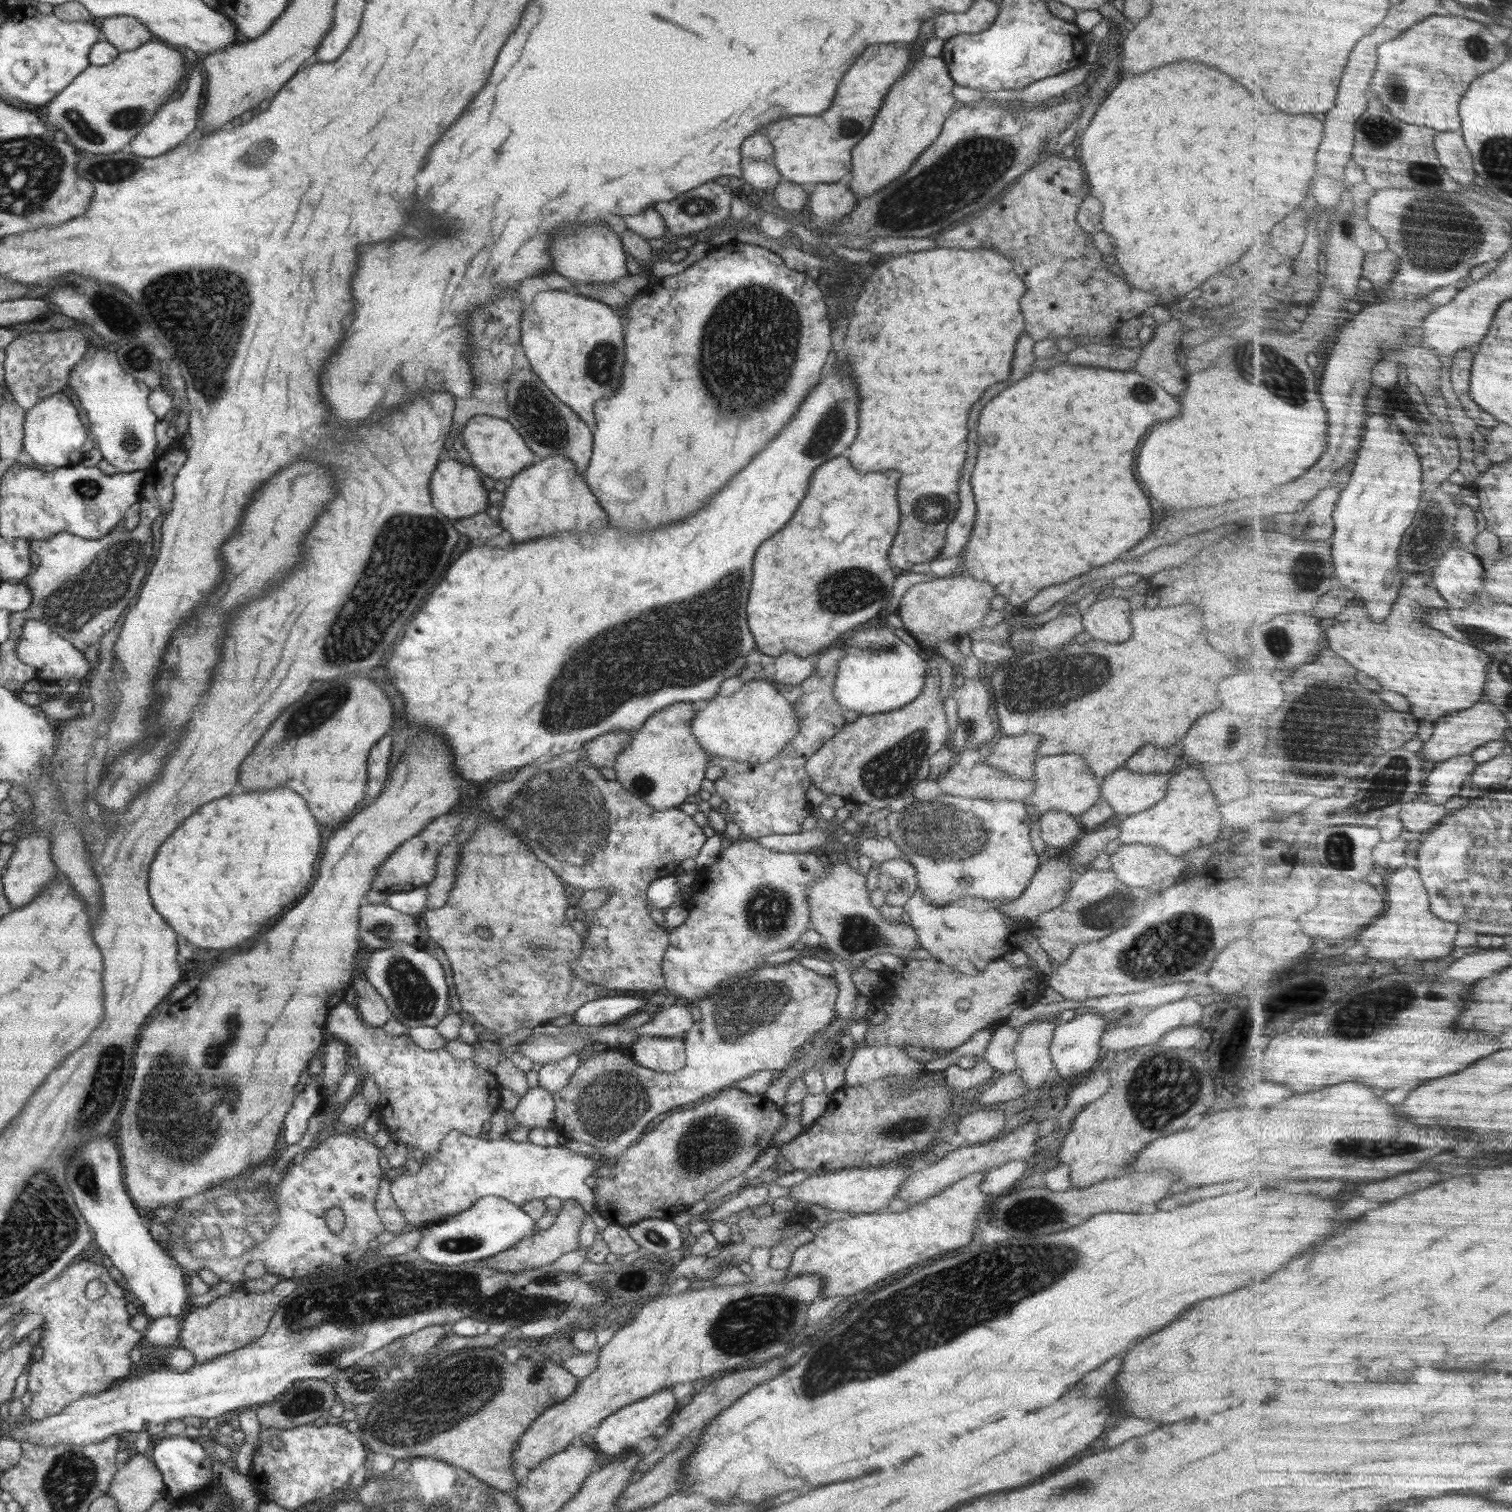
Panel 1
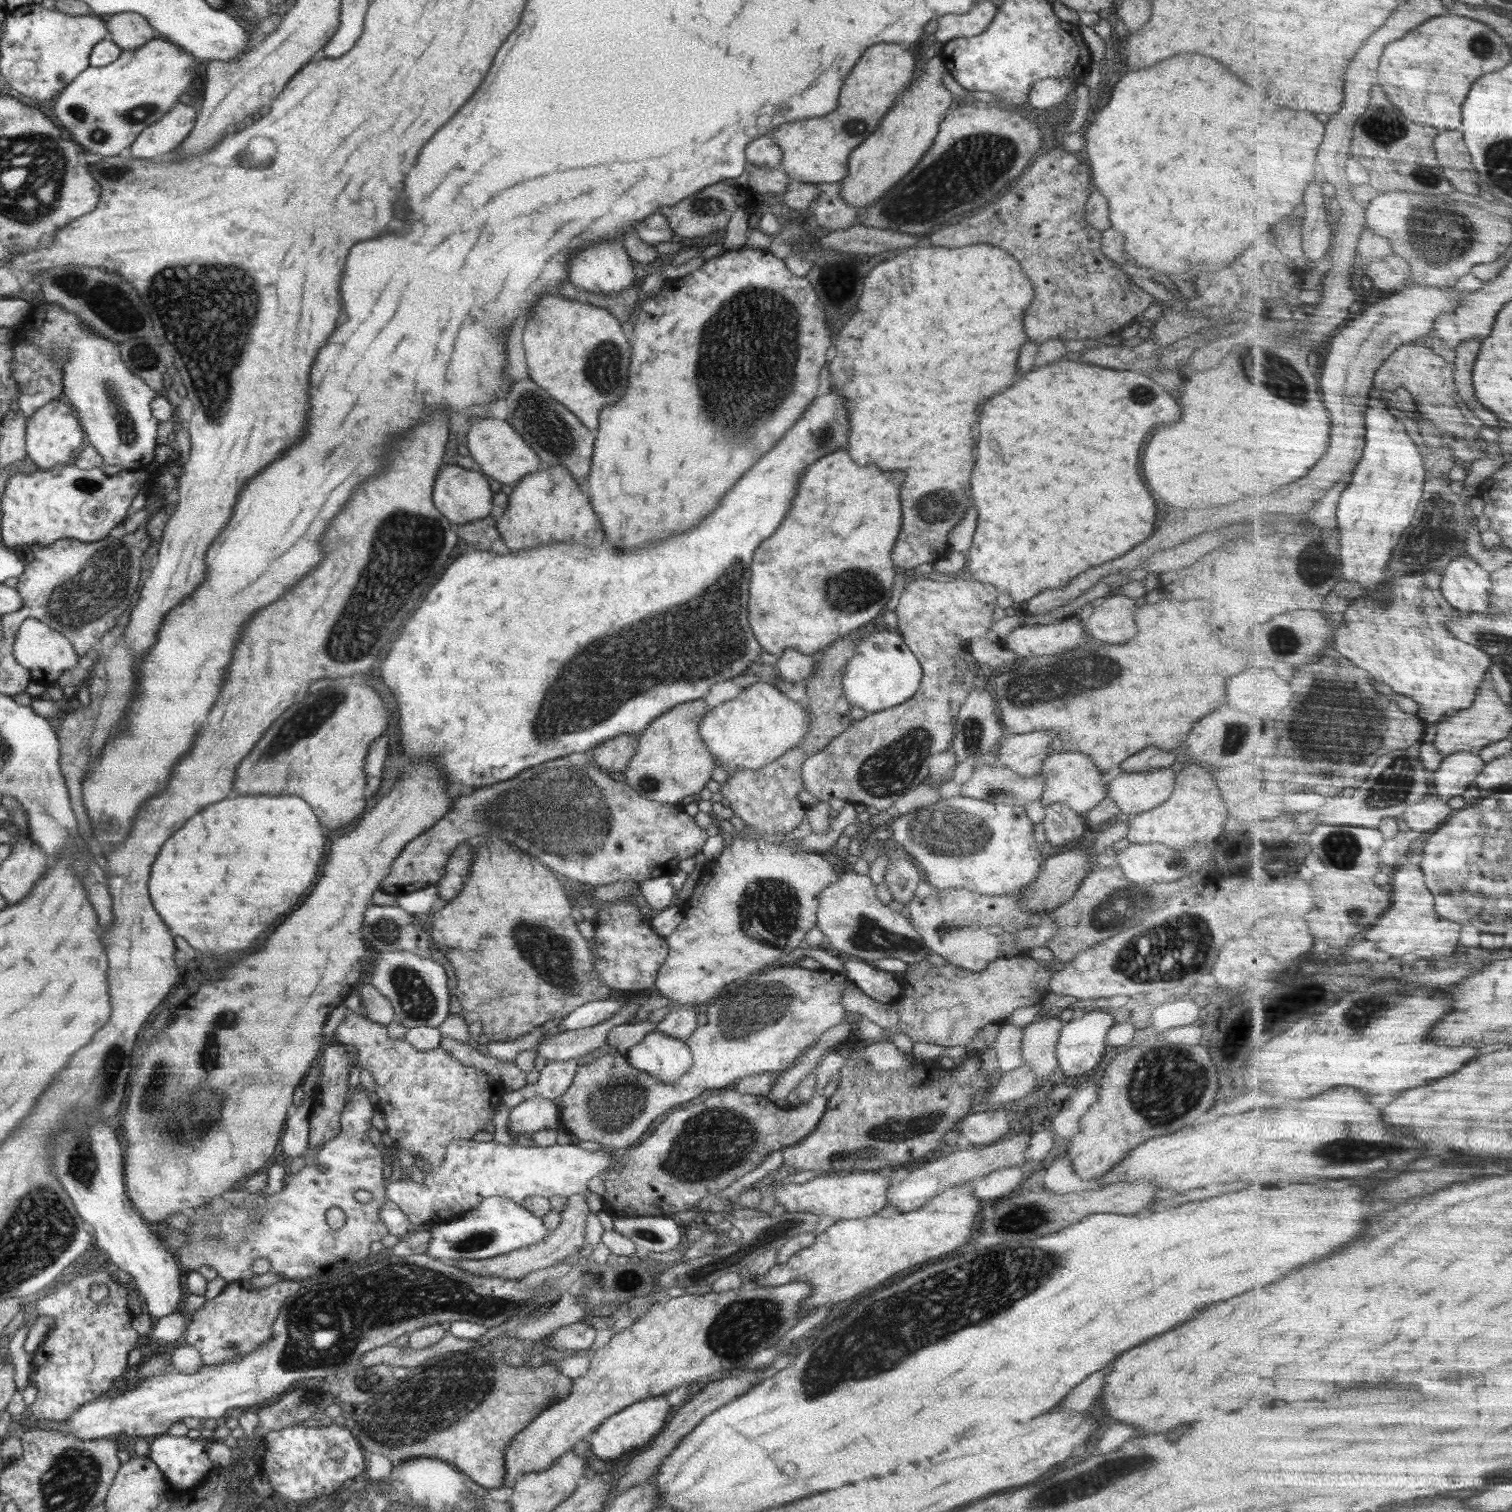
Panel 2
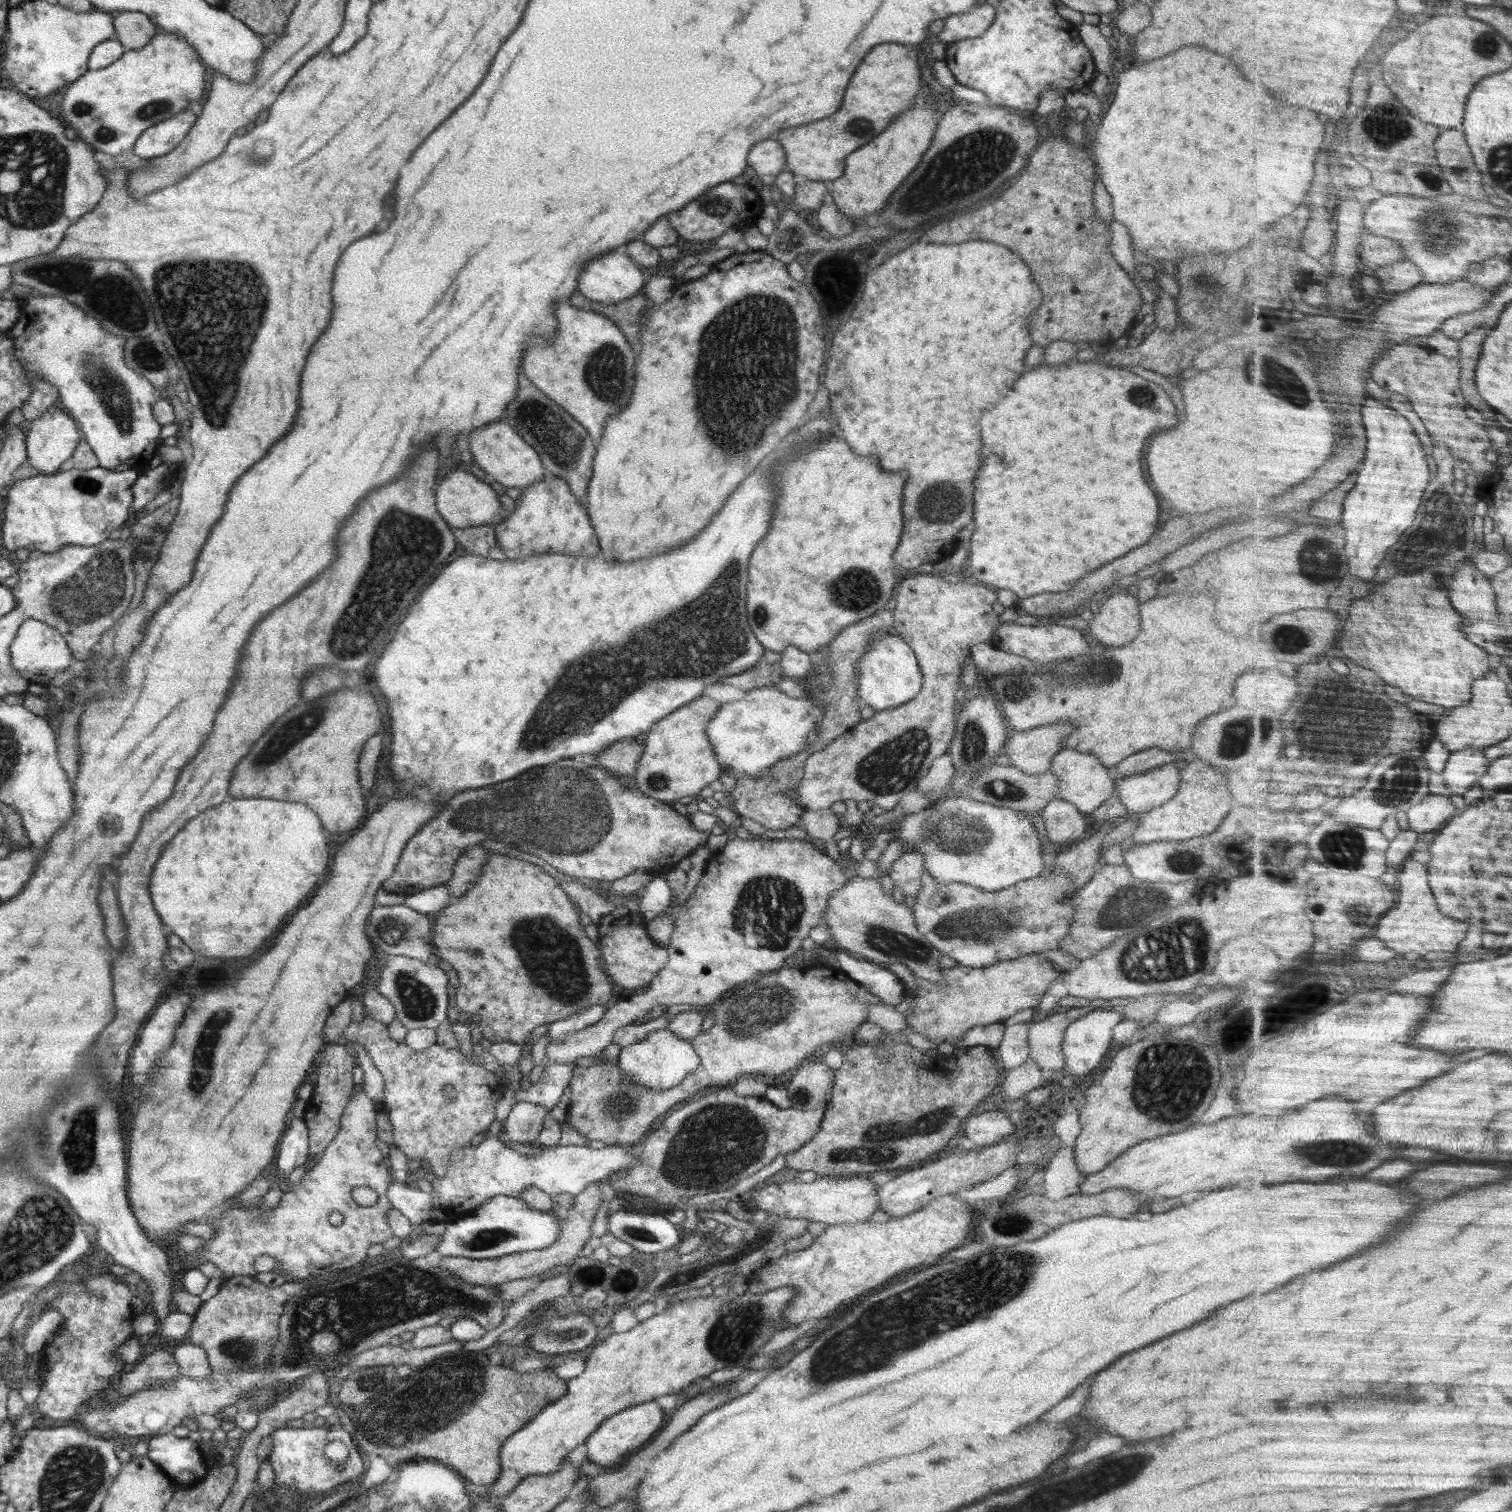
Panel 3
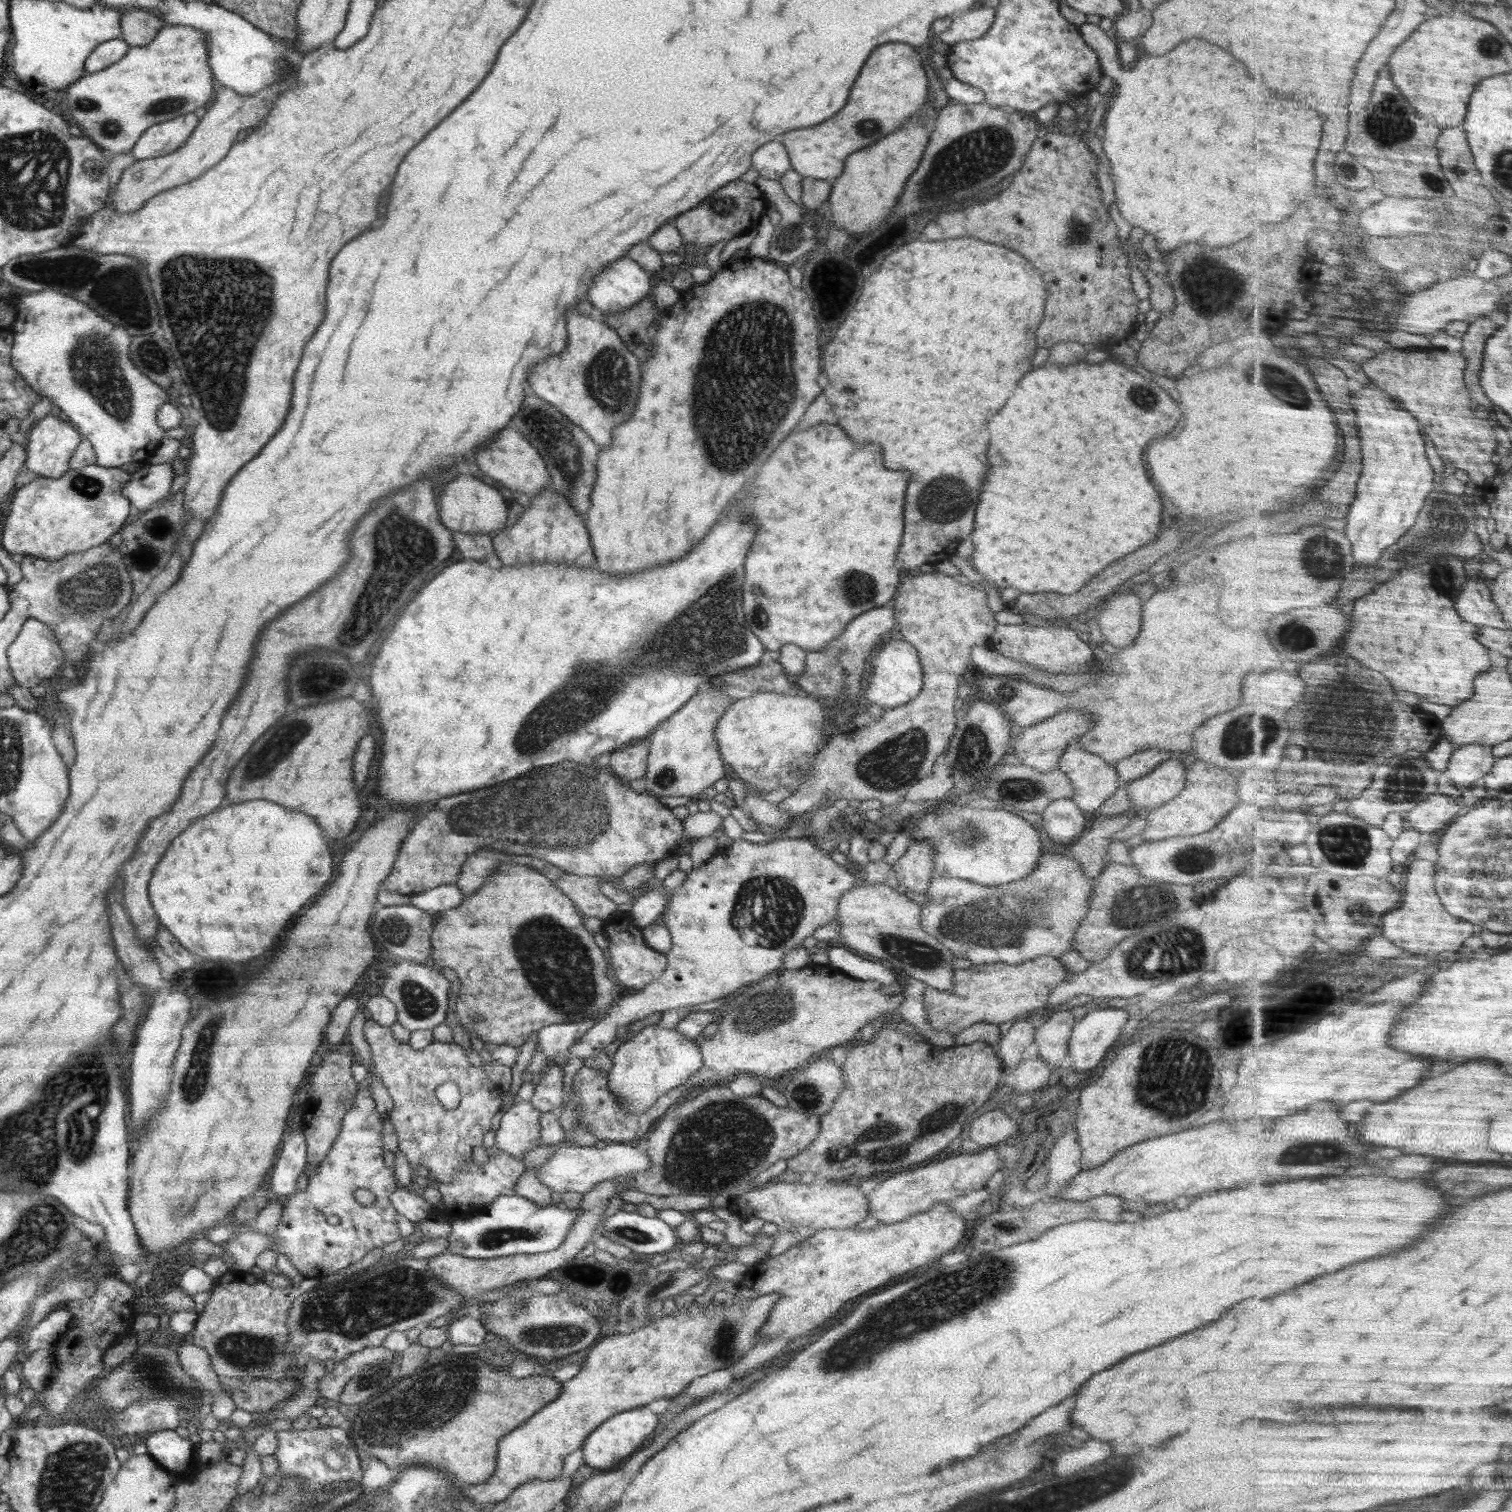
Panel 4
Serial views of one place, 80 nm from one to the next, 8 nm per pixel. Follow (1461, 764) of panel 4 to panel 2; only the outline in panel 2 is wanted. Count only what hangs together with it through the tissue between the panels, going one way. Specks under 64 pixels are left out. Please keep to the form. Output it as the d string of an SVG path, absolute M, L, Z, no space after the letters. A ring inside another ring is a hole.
M1462 751L1451 754L1444 759L1440 770L1437 770L1432 785L1436 787L1437 794L1445 801L1452 800L1454 796L1462 796L1484 772L1487 762L1479 753Z

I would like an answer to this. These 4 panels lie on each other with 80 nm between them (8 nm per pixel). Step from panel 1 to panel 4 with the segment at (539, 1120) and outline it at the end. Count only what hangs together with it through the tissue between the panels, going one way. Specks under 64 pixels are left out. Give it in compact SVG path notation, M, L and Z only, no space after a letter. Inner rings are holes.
M518 1100L501 1116L501 1123L495 1132L495 1148L511 1154L514 1158L524 1160L524 1152L544 1145L541 1139L541 1111L534 1108L530 1101Z

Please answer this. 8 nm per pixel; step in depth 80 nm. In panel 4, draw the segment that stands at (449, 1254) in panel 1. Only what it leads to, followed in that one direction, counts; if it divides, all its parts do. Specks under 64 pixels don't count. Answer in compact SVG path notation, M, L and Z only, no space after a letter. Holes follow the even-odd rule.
M518 1194L500 1195L473 1213L452 1220L447 1252L477 1259L550 1252L566 1240L579 1214L580 1209L569 1209L562 1203L543 1207Z

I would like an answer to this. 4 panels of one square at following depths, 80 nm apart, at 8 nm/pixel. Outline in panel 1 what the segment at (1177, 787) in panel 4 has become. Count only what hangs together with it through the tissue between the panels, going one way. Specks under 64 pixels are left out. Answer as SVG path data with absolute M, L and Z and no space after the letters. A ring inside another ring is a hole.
M1119 767L1100 781L1101 797L1116 814L1130 816L1164 800L1170 774L1138 773Z

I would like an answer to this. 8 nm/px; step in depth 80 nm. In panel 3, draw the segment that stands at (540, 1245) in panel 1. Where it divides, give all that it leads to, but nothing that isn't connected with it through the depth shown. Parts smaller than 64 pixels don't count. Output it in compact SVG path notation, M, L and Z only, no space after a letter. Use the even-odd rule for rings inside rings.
M590 1183L580 1194L574 1197L574 1204L563 1211L563 1220L558 1240L550 1247L542 1250L530 1250L516 1252L494 1259L473 1259L466 1257L443 1256L440 1258L439 1267L445 1268L456 1278L461 1278L468 1284L480 1286L499 1286L503 1282L536 1276L546 1270L565 1265L568 1268L573 1265L573 1260L578 1257L584 1248L588 1238L592 1236L591 1224L596 1216L596 1211L602 1202L602 1191L598 1183Z

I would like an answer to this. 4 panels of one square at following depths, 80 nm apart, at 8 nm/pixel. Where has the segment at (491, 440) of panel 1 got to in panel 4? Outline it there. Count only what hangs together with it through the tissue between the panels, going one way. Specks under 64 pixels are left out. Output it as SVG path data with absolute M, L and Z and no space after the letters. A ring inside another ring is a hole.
M511 427L504 428L494 438L496 438L494 442L489 442L486 448L482 446L482 450L474 454L480 471L496 480L501 486L510 488L513 493L522 492L529 498L538 496L543 488L550 484L550 476L538 450L518 430Z

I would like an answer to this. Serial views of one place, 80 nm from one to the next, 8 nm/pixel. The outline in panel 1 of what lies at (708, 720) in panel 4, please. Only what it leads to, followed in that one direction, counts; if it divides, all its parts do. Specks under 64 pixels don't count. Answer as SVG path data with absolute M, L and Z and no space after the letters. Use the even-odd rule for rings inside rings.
M675 703L655 712L616 757L616 780L630 794L658 810L678 807L687 796L698 794L709 756L691 733L698 703Z

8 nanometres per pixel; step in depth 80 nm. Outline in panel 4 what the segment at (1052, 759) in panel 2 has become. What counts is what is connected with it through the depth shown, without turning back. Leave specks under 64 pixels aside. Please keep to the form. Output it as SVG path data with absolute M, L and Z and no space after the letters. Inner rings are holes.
M1072 741L1060 757L1058 769L1064 773L1073 784L1074 794L1072 799L1083 812L1097 812L1119 787L1120 778L1118 776L1115 765L1109 765L1102 757L1092 754L1090 751L1084 750L1079 742Z

